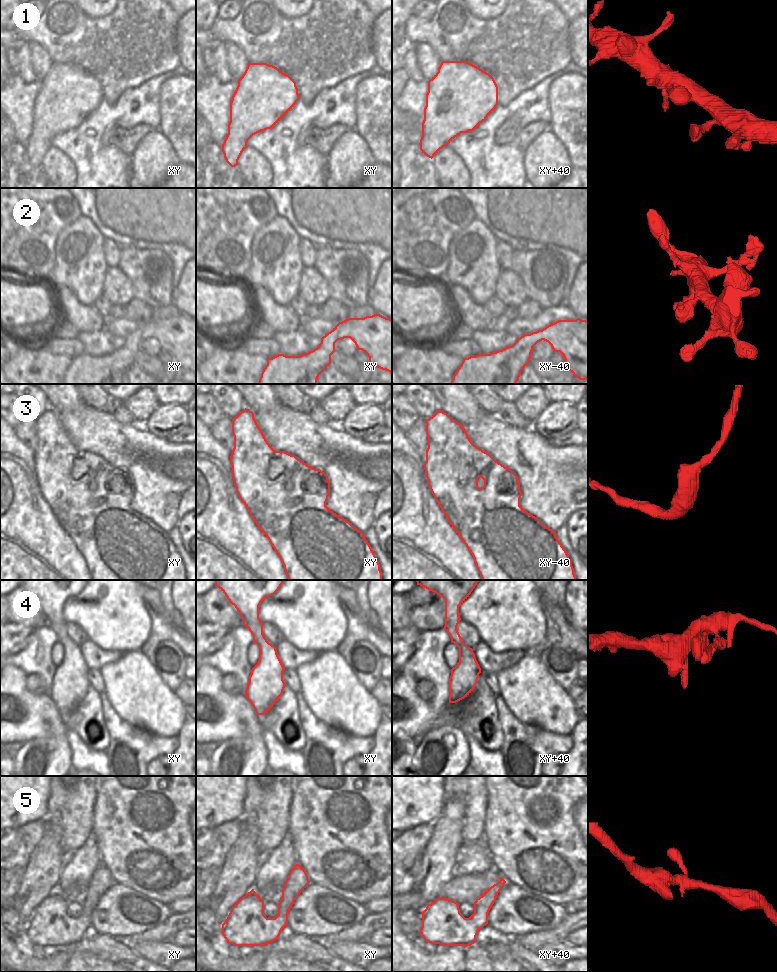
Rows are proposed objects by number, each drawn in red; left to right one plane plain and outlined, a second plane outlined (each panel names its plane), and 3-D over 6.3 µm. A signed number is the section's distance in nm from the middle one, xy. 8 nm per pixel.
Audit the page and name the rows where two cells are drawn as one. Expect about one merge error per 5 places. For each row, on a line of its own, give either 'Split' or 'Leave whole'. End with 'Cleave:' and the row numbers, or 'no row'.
1: Leave whole
2: Leave whole
3: Leave whole
4: Leave whole
5: Leave whole
Cleave: no row

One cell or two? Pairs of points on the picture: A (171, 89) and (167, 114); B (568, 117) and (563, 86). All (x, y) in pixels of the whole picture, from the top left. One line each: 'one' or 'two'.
A: one
B: one

